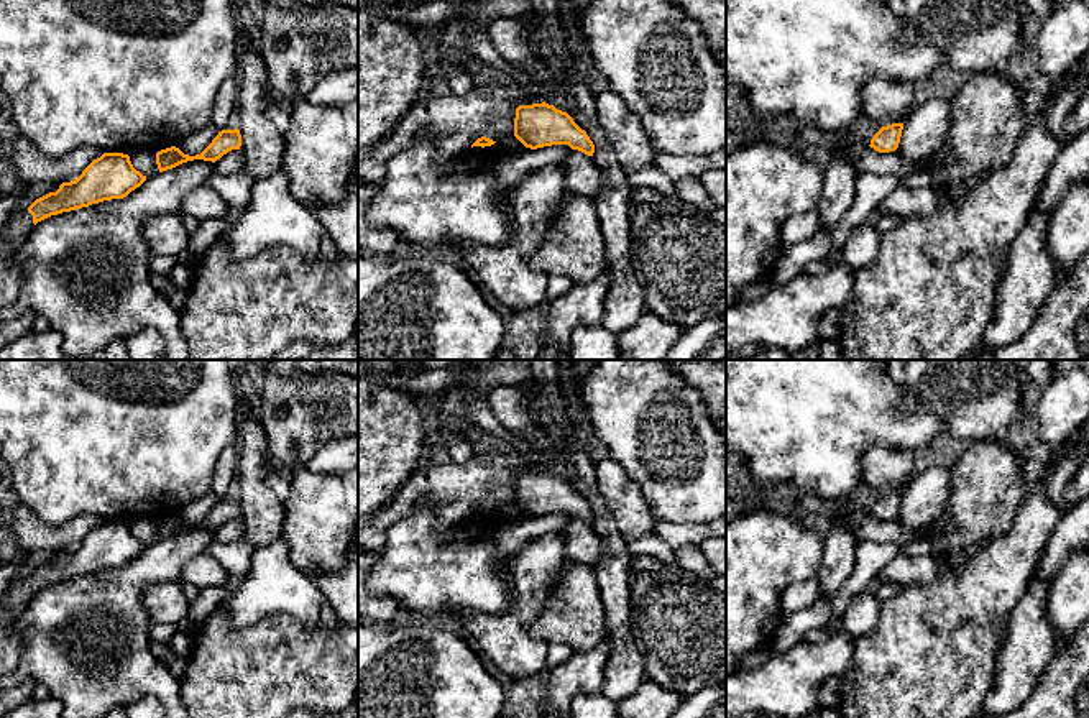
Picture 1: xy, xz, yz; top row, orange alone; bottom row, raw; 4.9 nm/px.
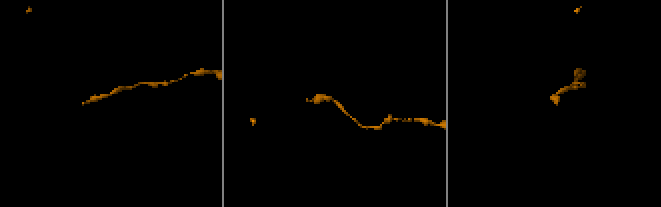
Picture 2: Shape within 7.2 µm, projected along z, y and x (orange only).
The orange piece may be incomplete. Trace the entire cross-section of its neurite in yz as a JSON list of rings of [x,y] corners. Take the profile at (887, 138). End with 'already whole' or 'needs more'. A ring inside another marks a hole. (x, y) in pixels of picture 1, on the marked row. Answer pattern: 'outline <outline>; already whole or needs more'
outline [[[892,123],[892,125],[882,127],[874,135],[869,146],[879,153],[895,151],[900,143],[902,130],[903,130],[903,123]]]; already whole

